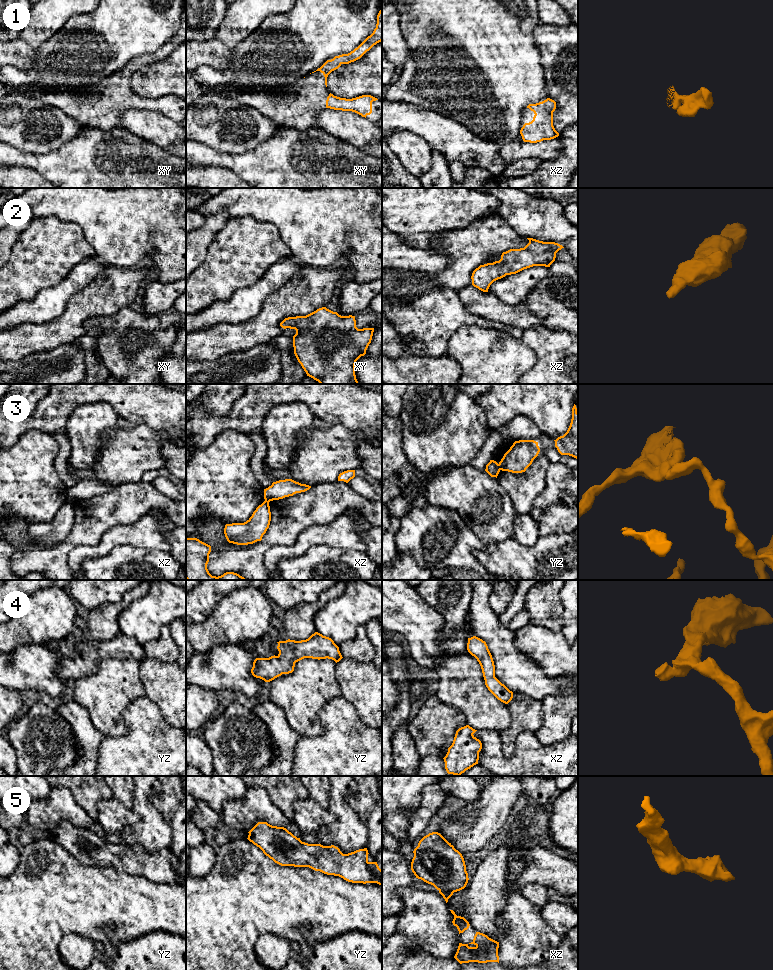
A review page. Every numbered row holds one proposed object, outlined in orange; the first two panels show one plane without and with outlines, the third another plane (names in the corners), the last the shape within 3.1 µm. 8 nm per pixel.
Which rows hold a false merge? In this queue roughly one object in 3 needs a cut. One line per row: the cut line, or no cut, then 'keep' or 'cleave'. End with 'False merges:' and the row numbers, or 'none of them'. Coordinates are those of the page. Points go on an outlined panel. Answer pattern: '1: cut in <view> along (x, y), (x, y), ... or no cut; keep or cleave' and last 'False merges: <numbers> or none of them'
1: no cut; keep
2: no cut; keep
3: cut in yz along (498, 464), (500, 469); cleave
4: no cut; keep
5: no cut; keep
False merges: 3

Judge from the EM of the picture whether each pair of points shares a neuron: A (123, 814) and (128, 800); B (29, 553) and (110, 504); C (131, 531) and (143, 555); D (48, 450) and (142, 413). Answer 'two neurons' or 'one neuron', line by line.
A: two neurons
B: one neuron
C: two neurons
D: two neurons

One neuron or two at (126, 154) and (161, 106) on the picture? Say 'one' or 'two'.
two

